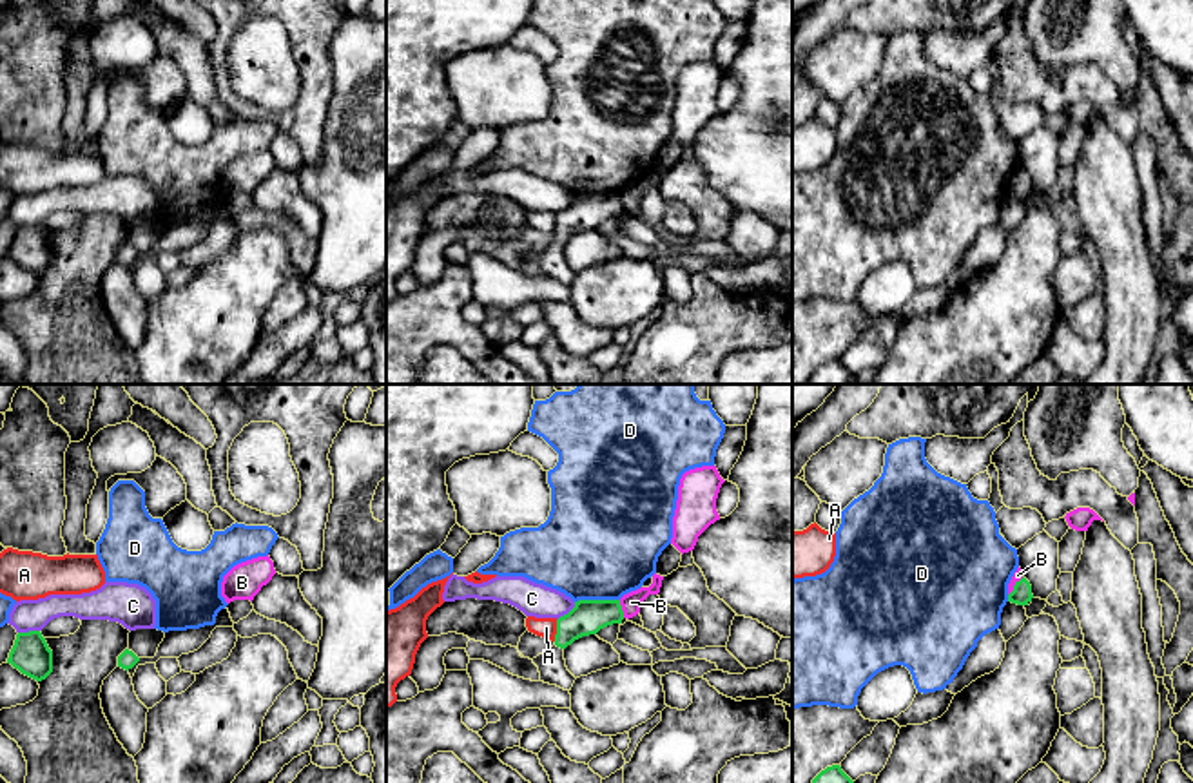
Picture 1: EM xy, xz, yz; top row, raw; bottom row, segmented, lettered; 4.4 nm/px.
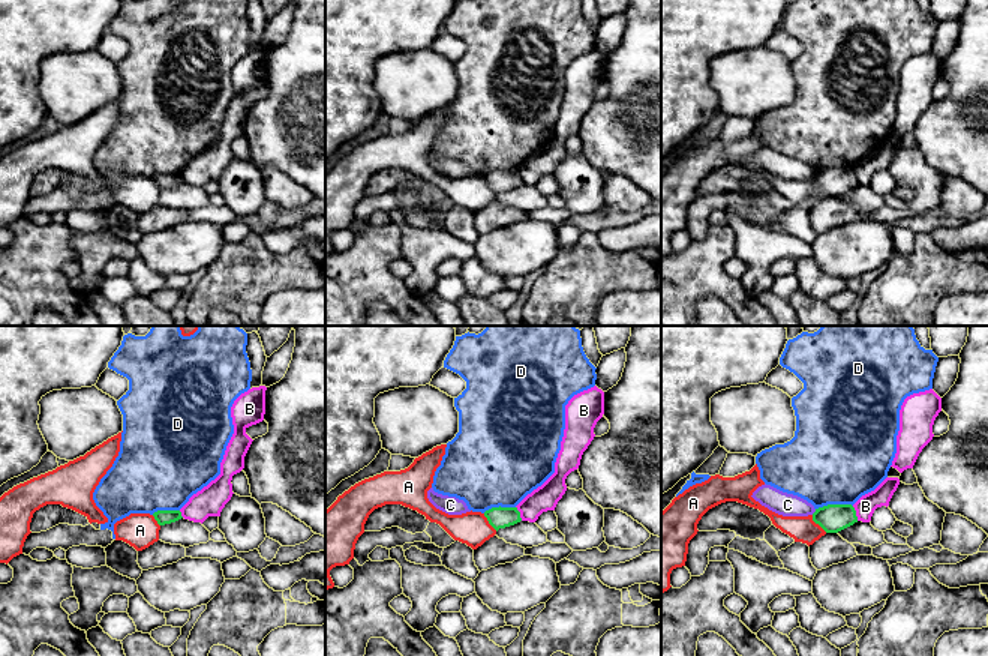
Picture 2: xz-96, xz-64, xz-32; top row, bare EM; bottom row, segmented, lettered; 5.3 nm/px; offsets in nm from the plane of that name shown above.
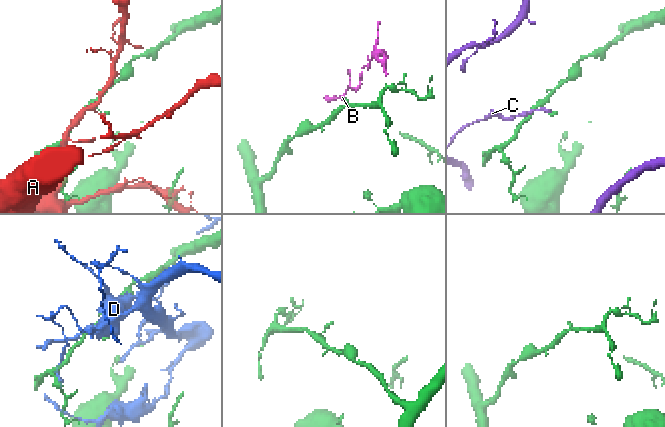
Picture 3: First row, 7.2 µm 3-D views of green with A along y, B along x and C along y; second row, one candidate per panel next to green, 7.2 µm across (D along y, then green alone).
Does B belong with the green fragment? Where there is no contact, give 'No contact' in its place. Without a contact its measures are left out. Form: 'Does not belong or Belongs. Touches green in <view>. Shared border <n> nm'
Does not belong. Touches green in xz. Shared border 80 nm

